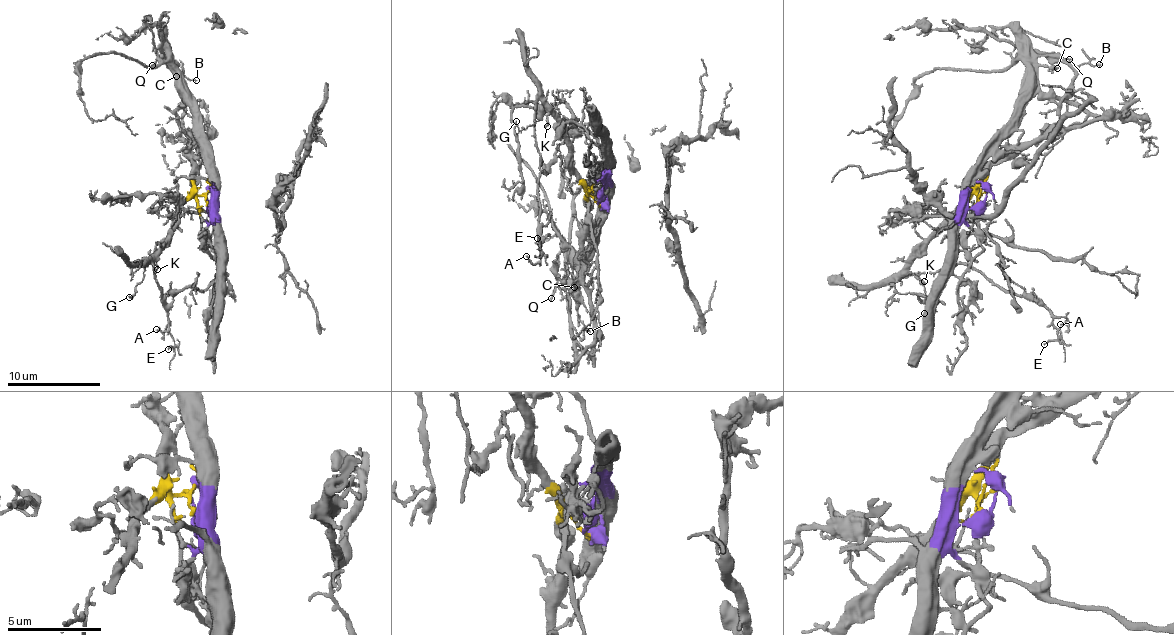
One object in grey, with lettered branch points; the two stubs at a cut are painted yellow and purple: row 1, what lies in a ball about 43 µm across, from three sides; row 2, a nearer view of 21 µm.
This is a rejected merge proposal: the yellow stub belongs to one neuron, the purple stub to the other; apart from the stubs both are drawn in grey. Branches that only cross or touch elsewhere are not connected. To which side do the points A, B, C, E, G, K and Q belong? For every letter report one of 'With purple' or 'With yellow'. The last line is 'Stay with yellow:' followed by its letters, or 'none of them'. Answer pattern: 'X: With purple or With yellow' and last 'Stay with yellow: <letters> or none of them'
A: With yellow
B: With yellow
C: With purple
E: With yellow
G: With yellow
K: With yellow
Q: With yellow
Stay with yellow: A, B, E, G, K, Q

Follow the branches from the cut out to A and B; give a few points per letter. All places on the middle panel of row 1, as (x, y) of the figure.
A: (600, 195), (590, 192), (579, 175), (563, 123), (540, 100), (535, 109), (540, 260), (532, 264), (525, 255)
B: (600, 195), (588, 195), (588, 215), (583, 242), (585, 267), (575, 283), (577, 318), (590, 331)

